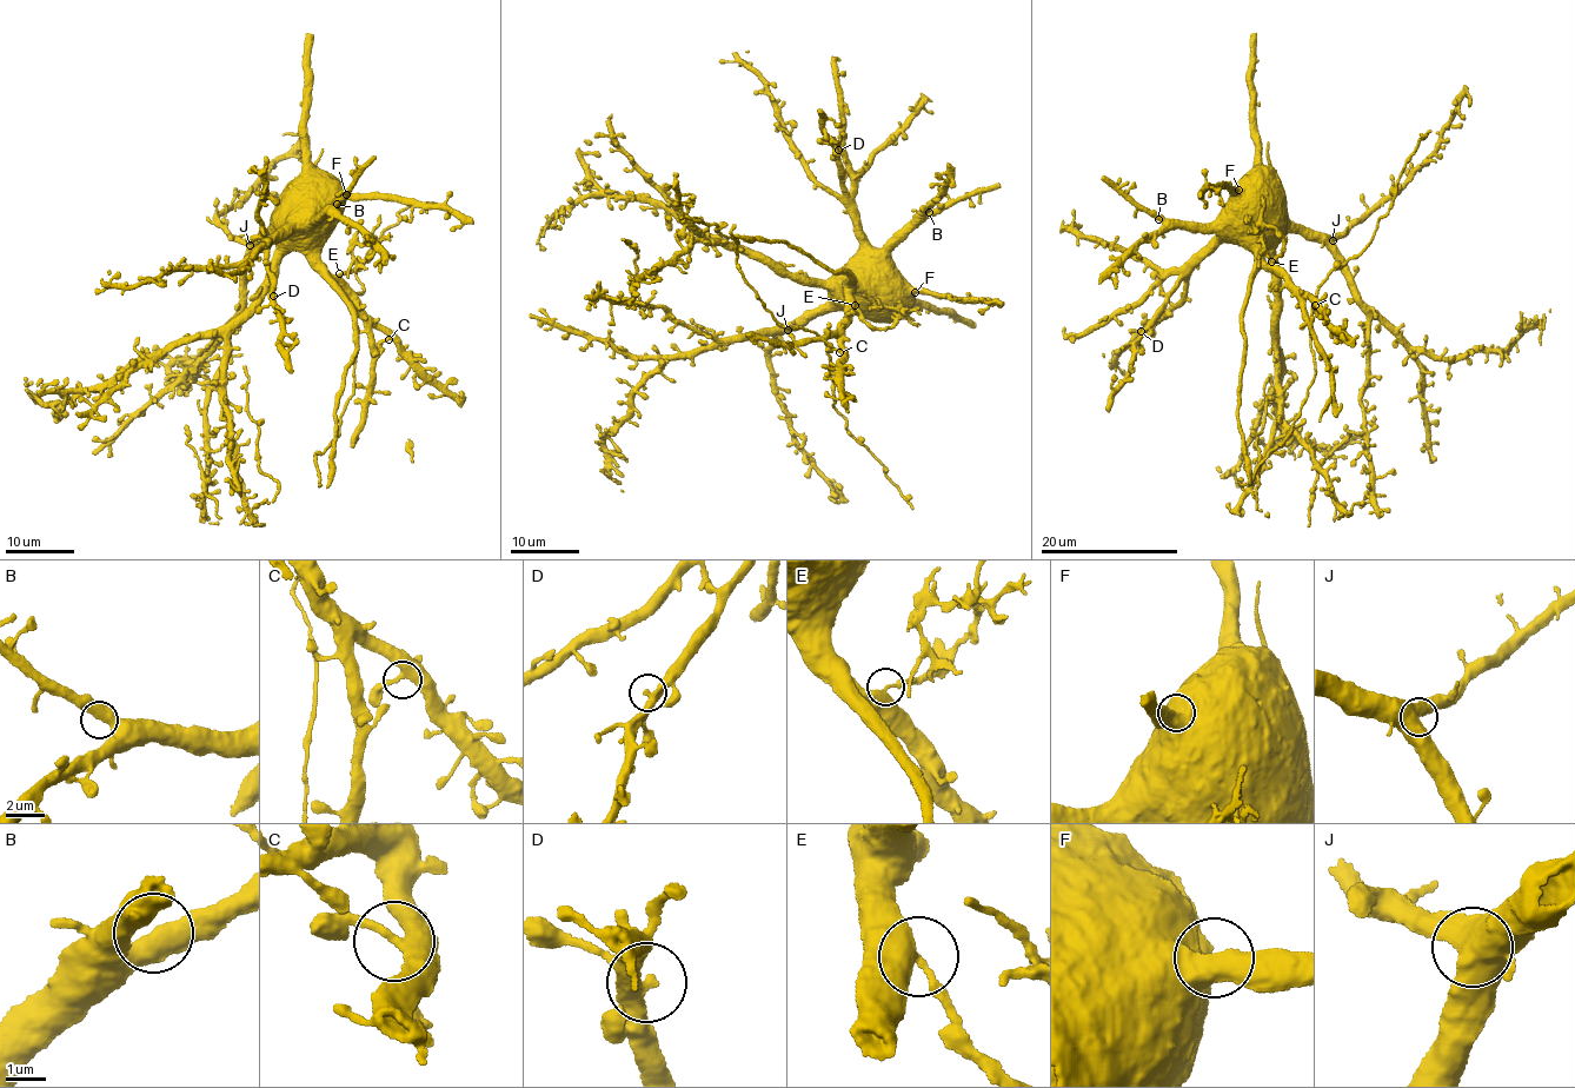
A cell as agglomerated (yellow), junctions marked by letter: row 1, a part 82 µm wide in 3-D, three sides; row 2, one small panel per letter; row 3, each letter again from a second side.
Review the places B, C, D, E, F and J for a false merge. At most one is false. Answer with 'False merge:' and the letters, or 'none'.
False merge: E

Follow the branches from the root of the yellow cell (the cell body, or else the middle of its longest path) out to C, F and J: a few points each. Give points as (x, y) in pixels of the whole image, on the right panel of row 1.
C: (1240, 225), (1235, 224), (1235, 231), (1253, 250), (1268, 265), (1282, 270), (1300, 291), (1304, 290), (1315, 305)
F: (1240, 225), (1227, 220), (1238, 190)
J: (1240, 225), (1235, 224), (1236, 231), (1262, 245), (1287, 231), (1333, 240)

